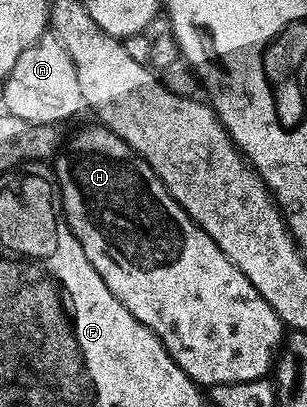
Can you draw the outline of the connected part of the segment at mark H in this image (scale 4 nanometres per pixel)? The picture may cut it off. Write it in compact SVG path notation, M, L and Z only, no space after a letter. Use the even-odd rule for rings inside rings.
M92 123L88 129L77 130L68 141L66 138L65 144L53 158L53 176L57 186L58 200L62 204L63 215L67 218L67 225L75 232L75 237L81 243L89 263L93 263L97 275L101 275L105 287L109 287L109 291L113 291L115 298L142 325L149 327L153 331L153 335L157 335L157 339L163 344L167 354L177 363L177 367L181 367L181 371L185 371L185 375L189 375L196 385L210 387L225 383L257 381L266 378L272 372L277 360L277 350L285 337L283 322L279 320L273 307L269 307L269 303L265 303L265 299L261 299L257 287L253 287L253 283L249 283L249 279L245 279L241 270L219 250L217 243L213 243L213 239L209 239L207 232L172 199L159 176L153 171L153 167L149 167L149 163L145 163L143 157L133 152L116 133L109 131L104 125Z

